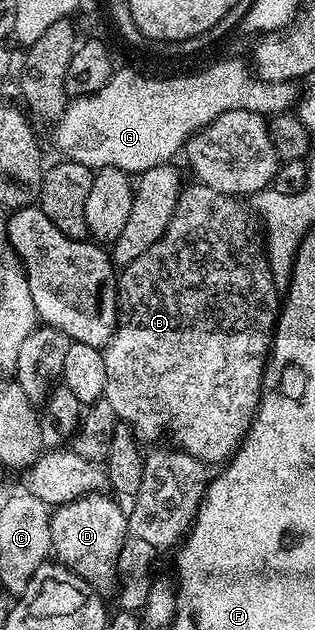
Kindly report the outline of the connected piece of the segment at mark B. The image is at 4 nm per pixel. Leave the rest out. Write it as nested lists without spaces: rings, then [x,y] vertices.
[[[191,182],[188,188],[186,185],[180,191],[173,210],[173,218],[169,222],[165,234],[161,234],[161,238],[157,238],[157,242],[153,242],[153,246],[149,246],[149,250],[145,250],[145,254],[141,254],[141,258],[126,265],[118,273],[115,329],[109,338],[107,347],[103,349],[105,358],[103,398],[113,406],[118,419],[129,425],[143,442],[155,440],[163,431],[167,431],[171,435],[170,443],[176,449],[189,453],[193,458],[202,460],[208,466],[222,465],[234,453],[244,434],[247,433],[251,420],[255,417],[255,411],[259,408],[259,398],[263,394],[263,371],[267,365],[267,355],[271,352],[271,339],[275,337],[275,322],[281,311],[281,292],[267,261],[264,245],[260,243],[260,229],[257,227],[252,213],[248,209],[247,213],[239,204],[242,203],[236,197],[227,196],[223,192],[213,190],[198,182]]]

